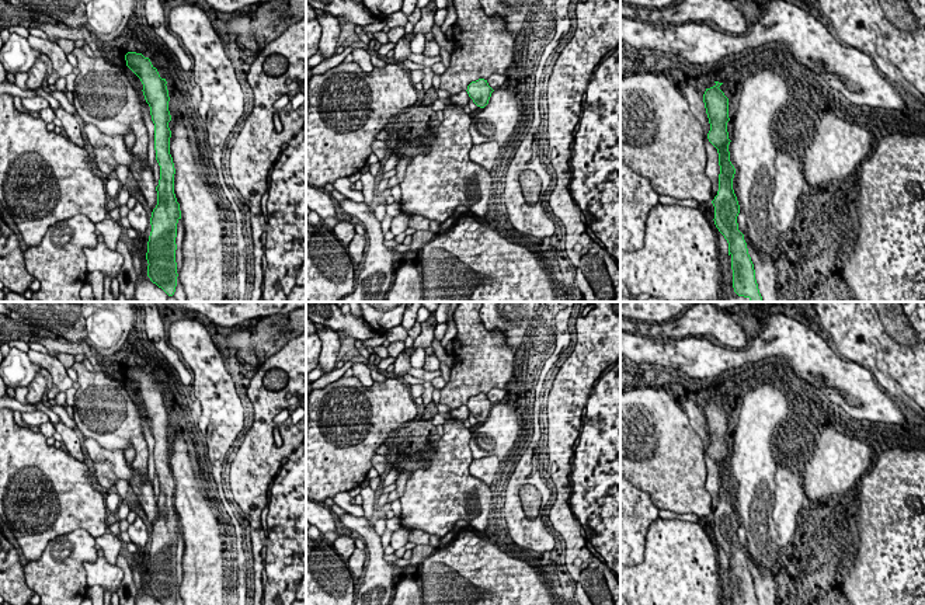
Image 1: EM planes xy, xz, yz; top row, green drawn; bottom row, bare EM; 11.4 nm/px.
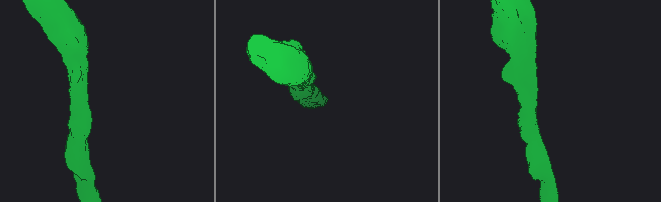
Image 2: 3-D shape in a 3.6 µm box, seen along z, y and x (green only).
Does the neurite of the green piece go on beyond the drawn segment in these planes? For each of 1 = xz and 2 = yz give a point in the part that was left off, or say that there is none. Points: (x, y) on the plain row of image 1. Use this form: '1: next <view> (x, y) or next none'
1: next none
2: next none

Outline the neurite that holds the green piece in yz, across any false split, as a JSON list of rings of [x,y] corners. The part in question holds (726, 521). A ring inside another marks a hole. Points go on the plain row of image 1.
[[[723,397],[706,403],[703,417],[710,438],[707,448],[709,456],[719,467],[719,505],[712,515],[714,521],[714,539],[728,557],[728,570],[731,571],[733,602],[734,605],[759,605],[755,594],[755,584],[748,569],[744,549],[738,545],[737,531],[740,519],[733,504],[736,483],[730,476],[728,466],[728,413],[719,403]]]

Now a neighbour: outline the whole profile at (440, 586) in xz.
[[[434,567],[418,570],[418,577],[422,581],[422,605],[474,605],[477,591],[455,570],[446,567]]]

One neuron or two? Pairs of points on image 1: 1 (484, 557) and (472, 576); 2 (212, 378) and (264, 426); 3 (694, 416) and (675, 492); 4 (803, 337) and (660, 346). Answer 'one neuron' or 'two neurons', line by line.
1: two neurons
2: two neurons
3: two neurons
4: one neuron

